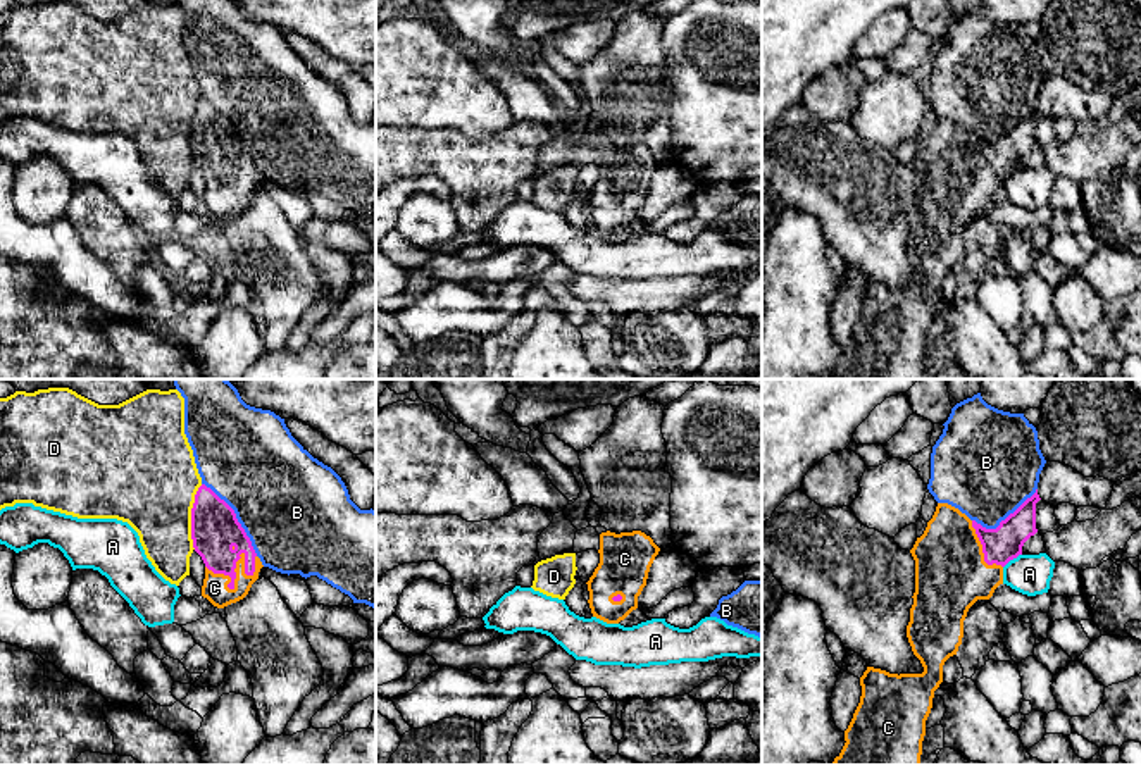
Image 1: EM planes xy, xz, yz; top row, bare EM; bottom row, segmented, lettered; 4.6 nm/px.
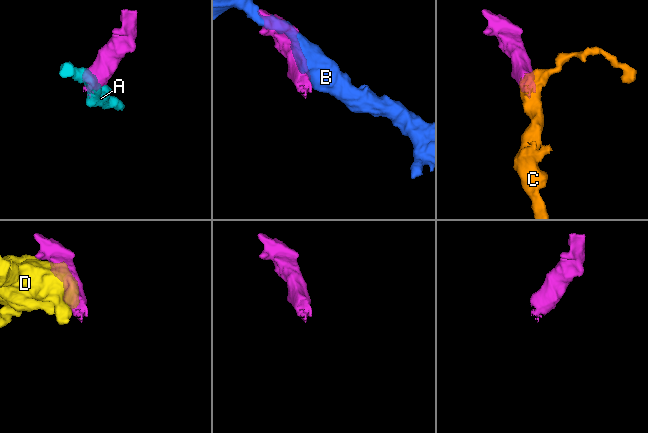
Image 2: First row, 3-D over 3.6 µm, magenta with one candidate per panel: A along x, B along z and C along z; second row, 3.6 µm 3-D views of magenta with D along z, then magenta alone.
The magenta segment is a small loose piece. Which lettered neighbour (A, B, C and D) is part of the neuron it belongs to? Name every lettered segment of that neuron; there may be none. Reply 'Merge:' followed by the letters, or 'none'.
Merge: C

